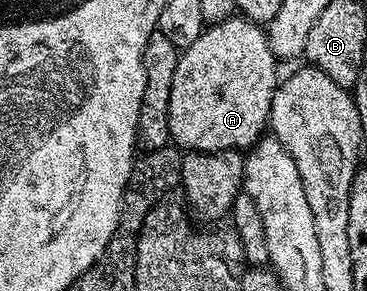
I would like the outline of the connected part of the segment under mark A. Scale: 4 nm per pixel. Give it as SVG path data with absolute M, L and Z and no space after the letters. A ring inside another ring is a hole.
M232 16L223 22L208 25L197 37L197 40L180 53L177 60L177 72L173 72L173 89L169 91L169 132L171 133L171 142L183 152L193 150L238 150L246 152L250 150L260 138L264 137L269 126L271 105L273 104L273 96L277 85L275 65L277 65L275 53L269 48L266 29L260 23L250 22L248 18L242 16Z

